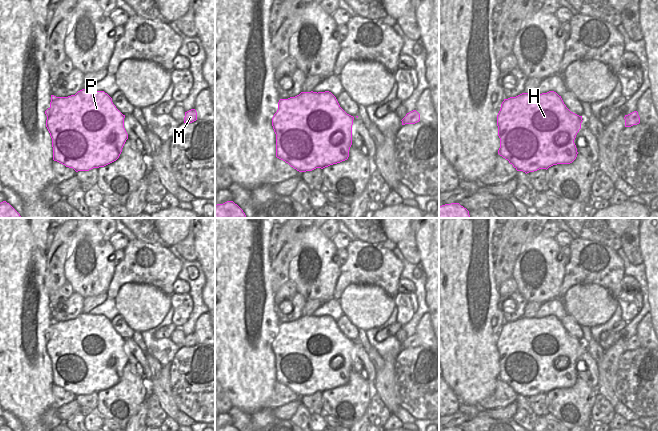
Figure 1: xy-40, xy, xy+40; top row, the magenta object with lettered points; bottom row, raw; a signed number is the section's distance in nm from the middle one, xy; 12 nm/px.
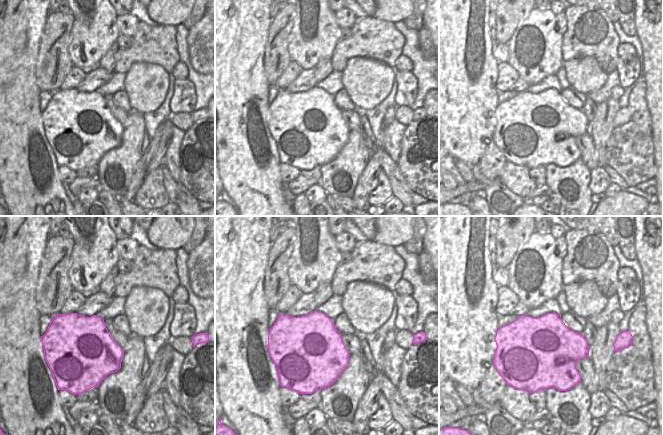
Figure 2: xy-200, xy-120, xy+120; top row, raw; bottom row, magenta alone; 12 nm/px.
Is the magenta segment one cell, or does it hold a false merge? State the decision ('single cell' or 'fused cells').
single cell

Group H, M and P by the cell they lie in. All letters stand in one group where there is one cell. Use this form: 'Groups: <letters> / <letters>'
Groups: H M P

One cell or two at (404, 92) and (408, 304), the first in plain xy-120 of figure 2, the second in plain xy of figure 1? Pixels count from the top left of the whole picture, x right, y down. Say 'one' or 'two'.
one

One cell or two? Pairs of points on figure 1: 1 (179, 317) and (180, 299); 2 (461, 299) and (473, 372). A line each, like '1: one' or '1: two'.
1: one
2: one

